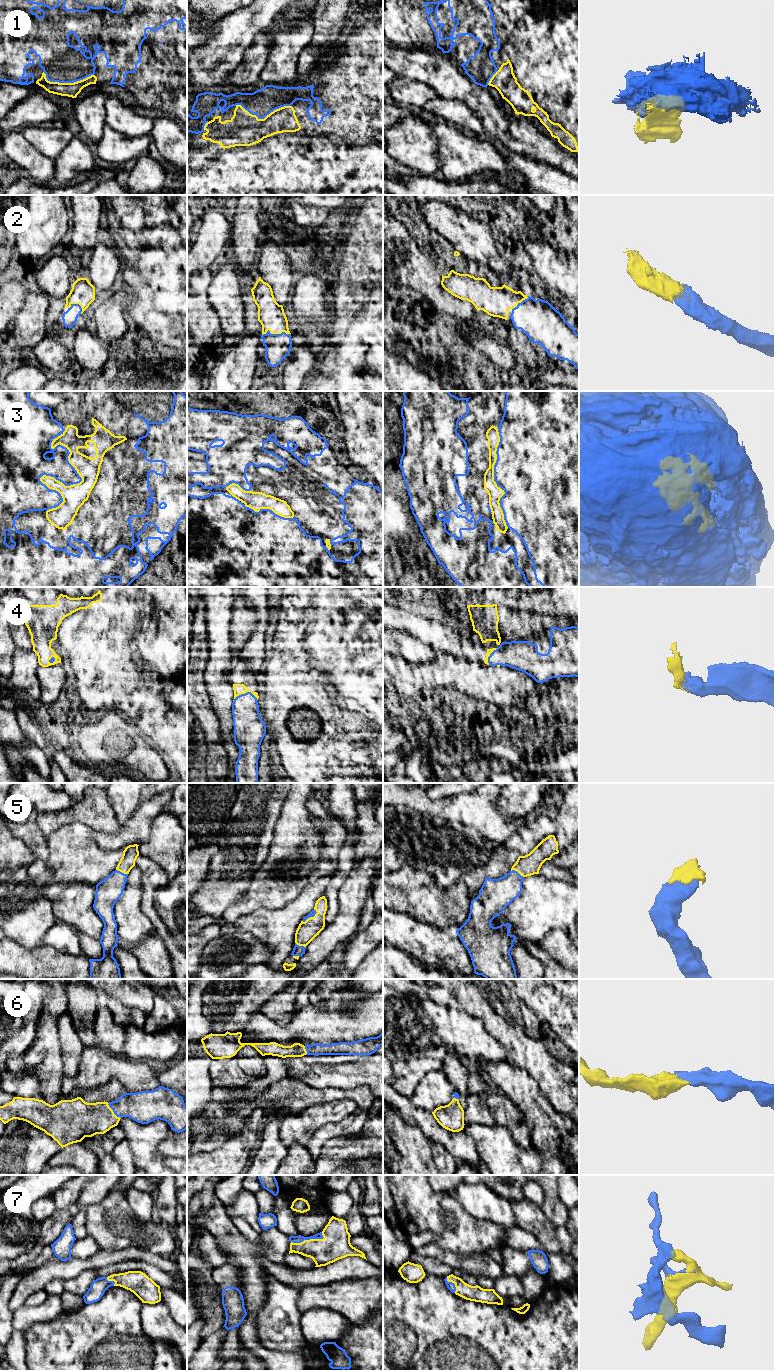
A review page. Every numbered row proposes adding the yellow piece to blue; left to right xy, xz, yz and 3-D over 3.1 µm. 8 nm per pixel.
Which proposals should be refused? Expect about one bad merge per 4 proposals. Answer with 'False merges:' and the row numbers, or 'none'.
False merges: 1

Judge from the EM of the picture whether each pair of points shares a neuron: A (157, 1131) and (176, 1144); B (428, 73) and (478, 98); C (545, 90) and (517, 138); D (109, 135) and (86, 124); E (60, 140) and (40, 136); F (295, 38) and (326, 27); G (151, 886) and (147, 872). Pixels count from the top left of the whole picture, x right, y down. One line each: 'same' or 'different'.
A: different
B: same
C: different
D: different
E: same
F: different
G: same

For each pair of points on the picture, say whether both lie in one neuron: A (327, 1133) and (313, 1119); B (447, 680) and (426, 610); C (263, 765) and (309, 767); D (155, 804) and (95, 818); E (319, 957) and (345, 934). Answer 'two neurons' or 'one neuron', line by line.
A: one neuron
B: one neuron
C: two neurons
D: two neurons
E: one neuron

